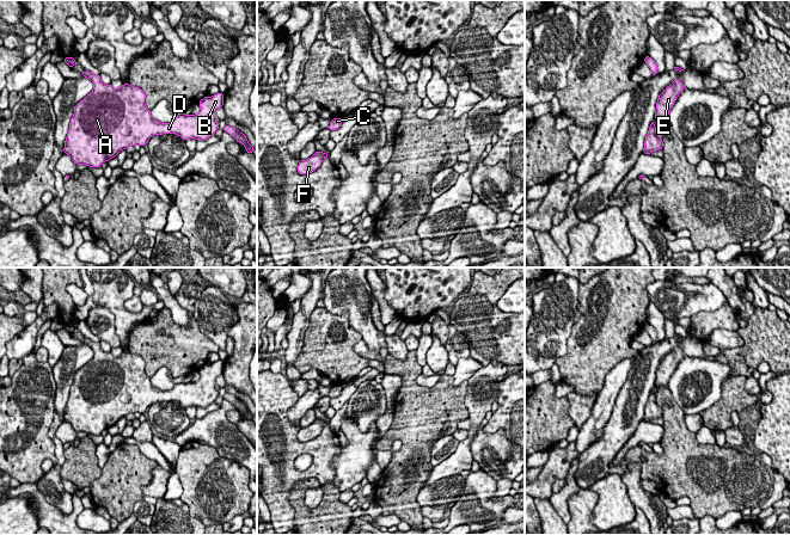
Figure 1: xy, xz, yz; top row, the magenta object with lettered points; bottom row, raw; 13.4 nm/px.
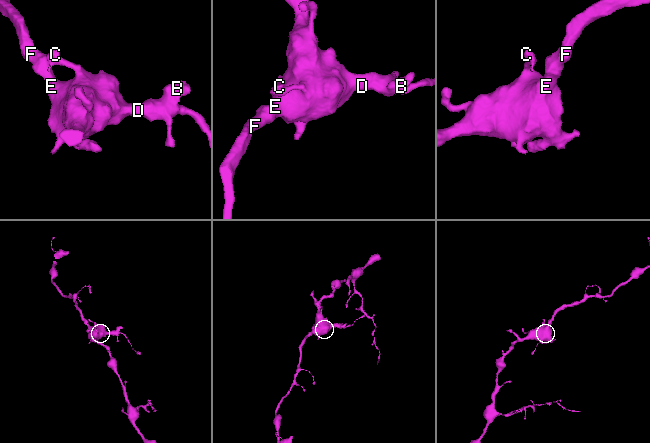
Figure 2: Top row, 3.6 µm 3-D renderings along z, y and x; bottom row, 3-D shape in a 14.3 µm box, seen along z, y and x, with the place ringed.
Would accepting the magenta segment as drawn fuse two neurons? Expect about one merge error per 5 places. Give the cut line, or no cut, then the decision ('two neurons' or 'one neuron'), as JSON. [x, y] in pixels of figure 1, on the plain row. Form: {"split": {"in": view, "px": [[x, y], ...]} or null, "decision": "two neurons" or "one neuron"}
{"split": null, "decision": "one neuron"}

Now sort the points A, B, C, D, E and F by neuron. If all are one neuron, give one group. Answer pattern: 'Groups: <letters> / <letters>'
Groups: A B C D E F

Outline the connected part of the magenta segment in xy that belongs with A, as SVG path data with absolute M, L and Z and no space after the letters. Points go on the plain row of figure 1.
M88 338L81 340L93 350L93 358L74 374L69 396L65 408L65 422L69 423L75 432L102 435L104 429L115 425L118 419L129 413L145 413L154 402L177 401L183 407L207 407L219 396L215 388L216 377L223 373L223 361L204 364L200 368L200 379L196 382L177 383L171 391L160 391L151 383L146 375L146 362L139 355L123 351L118 357L104 352L99 342Z

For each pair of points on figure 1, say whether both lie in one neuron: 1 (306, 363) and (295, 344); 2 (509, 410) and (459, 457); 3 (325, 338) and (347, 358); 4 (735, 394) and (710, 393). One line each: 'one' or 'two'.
1: two
2: two
3: one
4: two

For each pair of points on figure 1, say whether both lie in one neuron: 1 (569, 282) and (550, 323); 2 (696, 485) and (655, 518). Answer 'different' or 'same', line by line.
1: same
2: different

